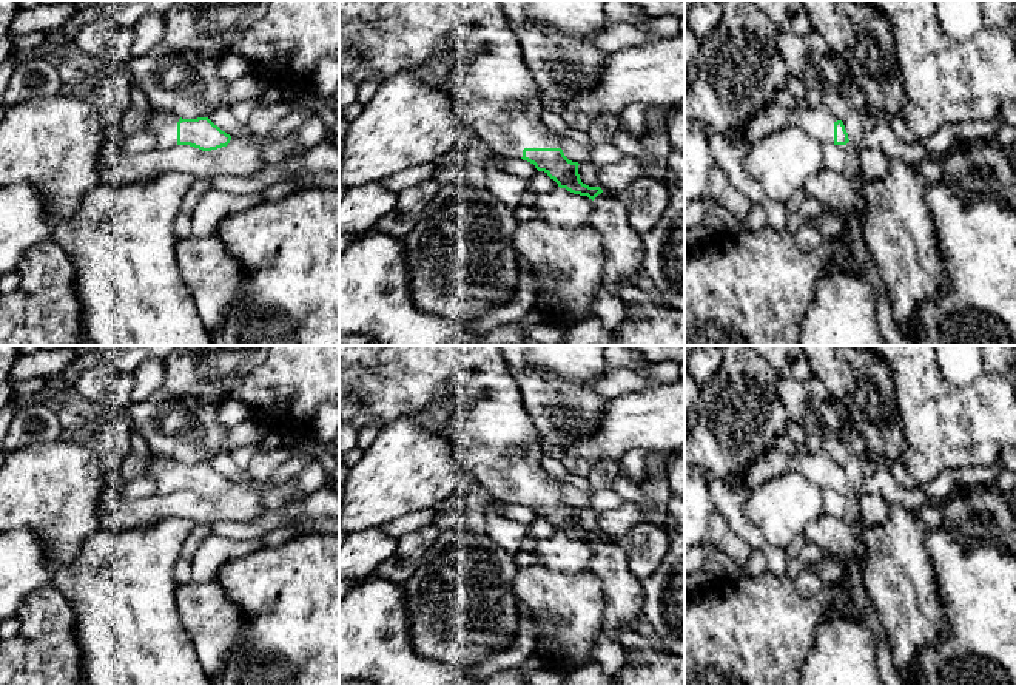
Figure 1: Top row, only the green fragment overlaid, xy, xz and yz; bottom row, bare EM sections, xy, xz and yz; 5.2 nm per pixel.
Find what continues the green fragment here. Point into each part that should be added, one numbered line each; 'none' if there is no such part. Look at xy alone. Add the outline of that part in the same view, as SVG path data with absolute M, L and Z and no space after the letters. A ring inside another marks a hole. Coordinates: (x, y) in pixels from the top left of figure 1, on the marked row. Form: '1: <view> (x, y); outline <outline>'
1: xy (161, 124); outline M153 110L145 122L145 128L154 136L154 145L159 150L165 150L177 145L177 122L179 116L163 111Z

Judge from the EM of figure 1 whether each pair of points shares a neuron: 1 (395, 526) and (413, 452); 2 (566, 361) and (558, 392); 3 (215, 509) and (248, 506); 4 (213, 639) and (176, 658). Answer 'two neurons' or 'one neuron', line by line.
1: two neurons
2: two neurons
3: one neuron
4: two neurons

